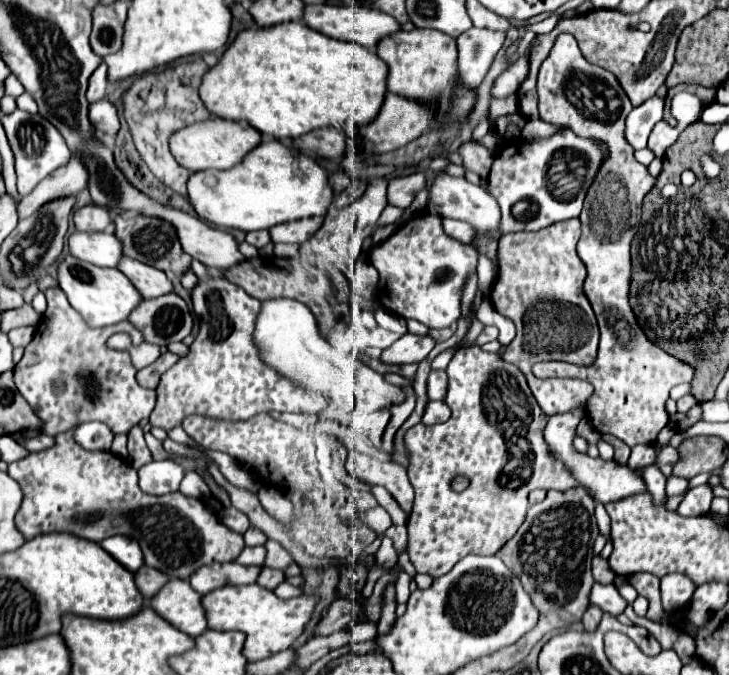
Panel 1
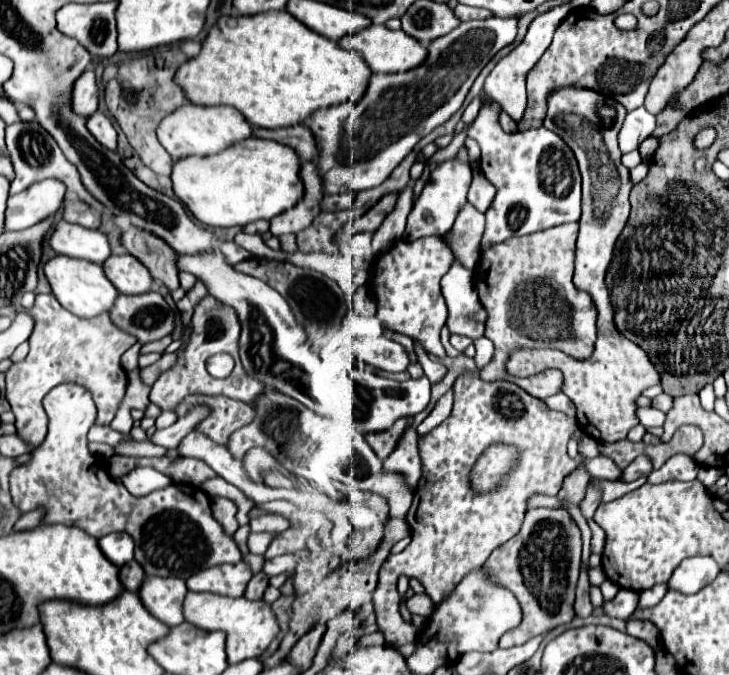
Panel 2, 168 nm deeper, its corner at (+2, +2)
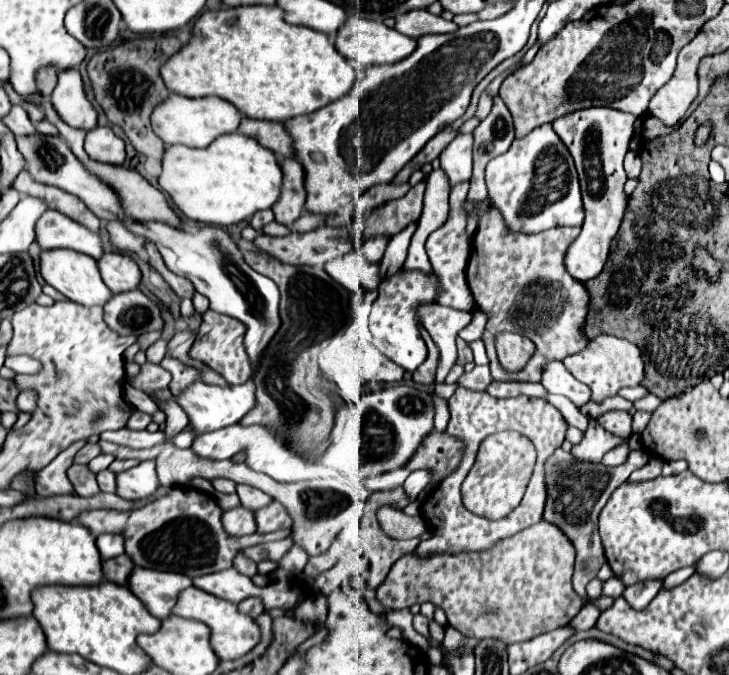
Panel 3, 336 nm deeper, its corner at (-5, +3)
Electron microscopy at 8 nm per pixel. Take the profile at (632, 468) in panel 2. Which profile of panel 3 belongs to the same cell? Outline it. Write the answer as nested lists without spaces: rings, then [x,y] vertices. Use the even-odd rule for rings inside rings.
[[[644,449],[632,451],[626,459],[626,463],[618,467],[604,467],[602,463],[576,463],[570,453],[556,451],[552,459],[548,459],[546,467],[546,479],[548,479],[548,503],[544,509],[544,519],[550,523],[556,523],[574,543],[576,547],[576,573],[574,573],[574,591],[580,595],[584,603],[588,603],[586,585],[590,579],[596,577],[598,569],[606,563],[604,547],[598,535],[598,515],[606,501],[610,499],[612,491],[618,489],[632,471],[644,467],[648,463],[648,455]]]

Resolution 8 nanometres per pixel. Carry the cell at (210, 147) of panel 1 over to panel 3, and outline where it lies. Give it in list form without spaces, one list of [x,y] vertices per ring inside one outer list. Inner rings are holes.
[[[176,93],[170,95],[156,111],[152,113],[152,129],[166,145],[188,145],[188,147],[208,147],[216,137],[226,133],[236,133],[240,129],[242,113],[236,107],[220,97],[202,97],[190,99]]]

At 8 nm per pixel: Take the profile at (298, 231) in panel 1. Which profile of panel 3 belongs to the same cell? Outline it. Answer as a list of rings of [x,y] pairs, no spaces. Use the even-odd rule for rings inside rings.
[[[280,159],[280,165],[284,167],[284,195],[280,197],[280,203],[272,207],[272,211],[278,223],[292,225],[300,215],[304,215],[306,171],[298,159]]]

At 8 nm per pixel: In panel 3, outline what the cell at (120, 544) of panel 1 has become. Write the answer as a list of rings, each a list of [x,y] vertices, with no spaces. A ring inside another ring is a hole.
[[[112,533],[100,535],[96,539],[96,545],[100,549],[102,559],[112,559],[112,557],[124,553],[124,537],[122,535],[112,535]]]

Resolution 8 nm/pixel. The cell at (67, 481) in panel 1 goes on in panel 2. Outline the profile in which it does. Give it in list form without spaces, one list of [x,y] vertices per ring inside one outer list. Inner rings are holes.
[[[59,384],[45,396],[43,406],[49,416],[49,434],[45,442],[31,452],[31,460],[11,472],[11,496],[23,514],[43,506],[47,510],[43,524],[77,526],[97,540],[111,532],[127,532],[135,542],[135,556],[141,560],[147,558],[147,564],[141,564],[147,576],[177,576],[187,580],[193,576],[193,572],[197,574],[217,564],[237,564],[241,560],[241,552],[235,540],[227,536],[221,524],[213,518],[211,500],[203,490],[189,484],[169,484],[169,488],[135,498],[125,492],[123,484],[117,484],[109,476],[105,464],[101,460],[97,462],[97,458],[87,450],[87,433],[95,423],[97,409],[91,394],[83,386]]]

